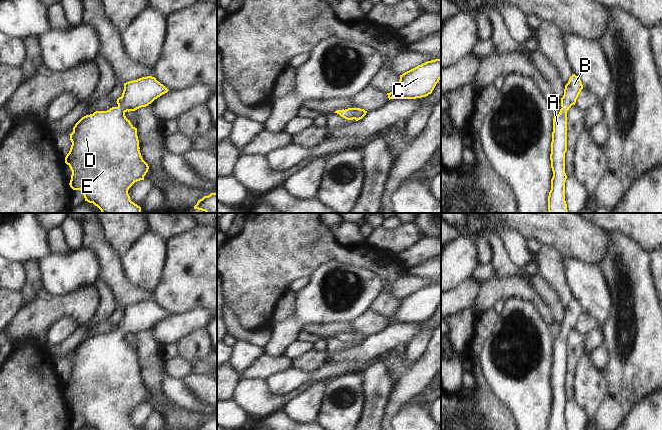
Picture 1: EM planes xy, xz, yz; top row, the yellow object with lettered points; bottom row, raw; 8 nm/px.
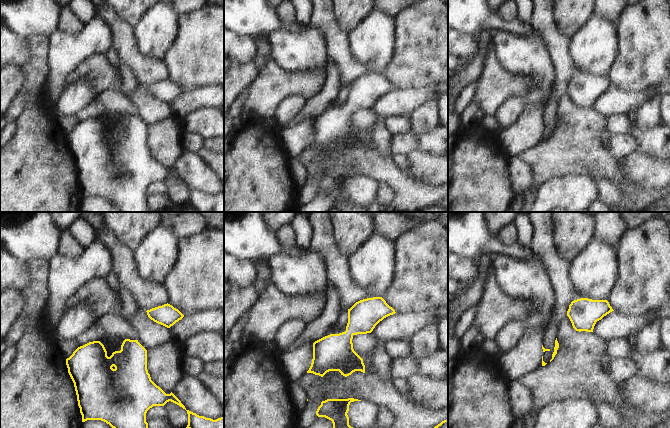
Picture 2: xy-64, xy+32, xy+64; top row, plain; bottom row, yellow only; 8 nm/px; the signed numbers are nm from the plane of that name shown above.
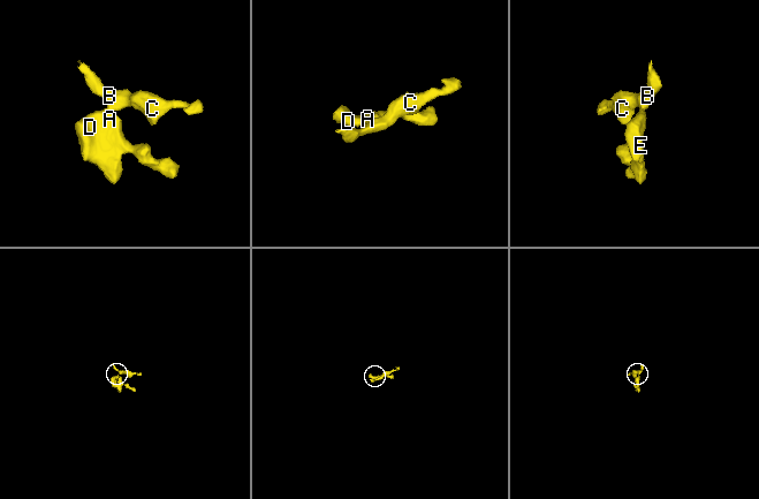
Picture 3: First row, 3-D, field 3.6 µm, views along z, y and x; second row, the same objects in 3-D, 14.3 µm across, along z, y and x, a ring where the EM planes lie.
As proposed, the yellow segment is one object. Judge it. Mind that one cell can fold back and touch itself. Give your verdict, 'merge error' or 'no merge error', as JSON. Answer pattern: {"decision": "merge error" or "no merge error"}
{"decision": "no merge error"}

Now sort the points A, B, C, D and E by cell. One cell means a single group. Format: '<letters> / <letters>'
A B C D E

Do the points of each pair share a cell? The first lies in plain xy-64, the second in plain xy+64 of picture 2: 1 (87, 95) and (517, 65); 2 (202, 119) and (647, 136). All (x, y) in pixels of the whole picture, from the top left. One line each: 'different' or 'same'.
1: different
2: different

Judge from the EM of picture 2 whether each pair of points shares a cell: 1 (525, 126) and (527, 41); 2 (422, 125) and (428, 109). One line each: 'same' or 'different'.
1: same
2: same

